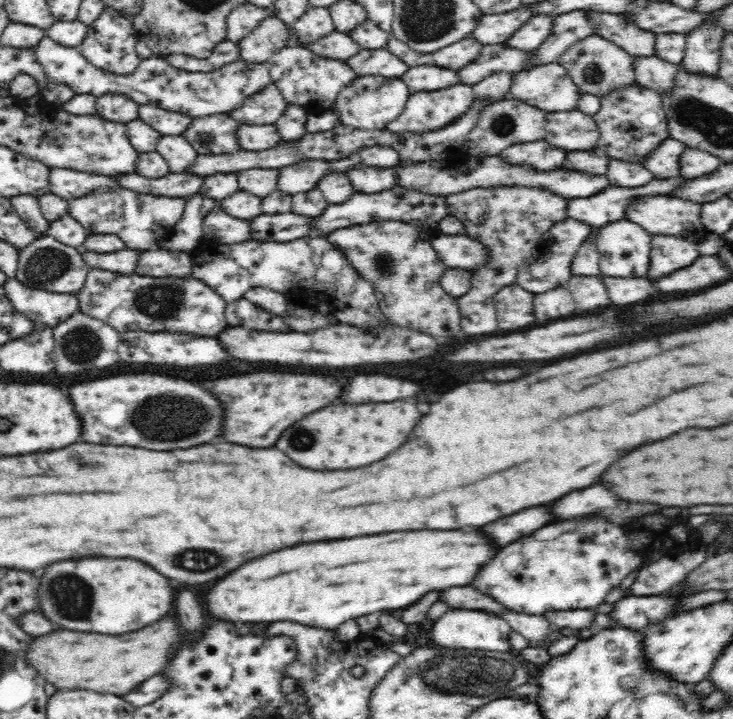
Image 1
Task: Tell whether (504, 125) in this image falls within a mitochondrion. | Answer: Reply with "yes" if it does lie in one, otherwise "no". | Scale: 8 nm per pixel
yes

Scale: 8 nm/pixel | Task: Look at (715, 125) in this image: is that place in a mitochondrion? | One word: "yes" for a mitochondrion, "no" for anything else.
yes

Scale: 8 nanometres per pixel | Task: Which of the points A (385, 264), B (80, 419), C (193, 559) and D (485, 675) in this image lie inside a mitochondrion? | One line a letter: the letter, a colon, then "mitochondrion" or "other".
A: mitochondrion
B: other
C: mitochondrion
D: mitochondrion

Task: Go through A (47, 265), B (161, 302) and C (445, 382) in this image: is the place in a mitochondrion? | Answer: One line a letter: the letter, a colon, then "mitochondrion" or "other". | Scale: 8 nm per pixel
A: mitochondrion
B: mitochondrion
C: other

